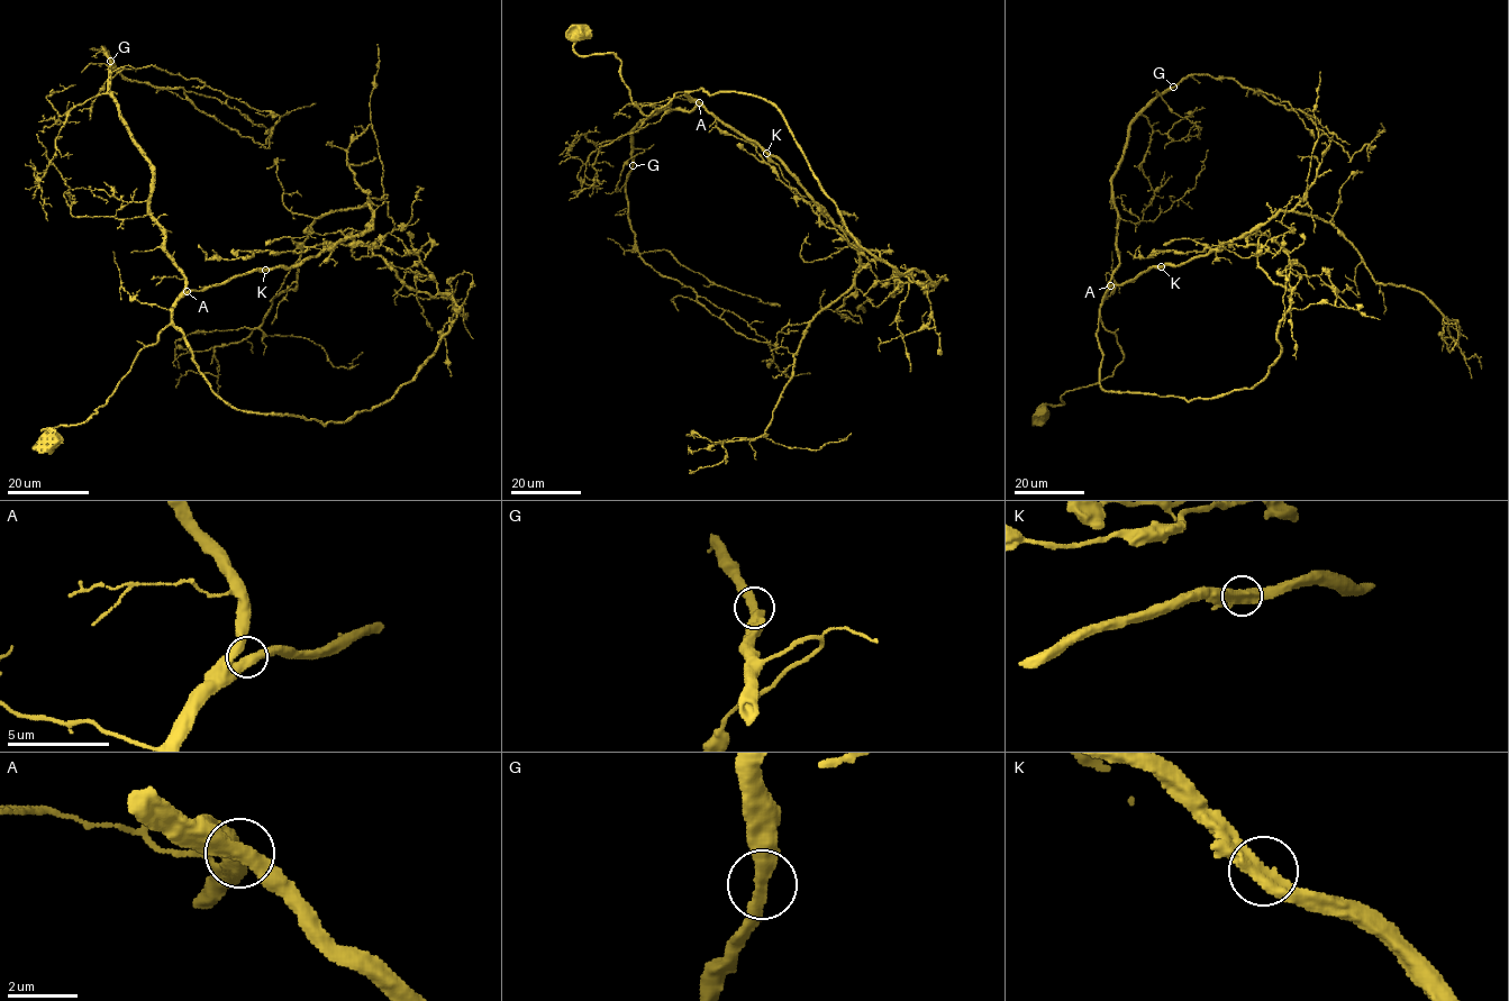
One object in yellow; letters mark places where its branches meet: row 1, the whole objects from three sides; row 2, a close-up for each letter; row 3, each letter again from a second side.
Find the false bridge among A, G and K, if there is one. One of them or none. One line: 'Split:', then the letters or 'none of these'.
Split: none of these

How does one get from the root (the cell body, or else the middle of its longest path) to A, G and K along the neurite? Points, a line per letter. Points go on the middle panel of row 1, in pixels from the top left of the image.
A: (579, 33), (573, 49), (580, 55), (612, 53), (633, 102), (646, 116), (678, 92), (699, 102)
G: (579, 33), (573, 49), (612, 53), (646, 116), (678, 92), (697, 102), (643, 119), (633, 166)
K: (579, 33), (573, 49), (580, 55), (612, 53), (633, 102), (646, 116), (683, 91), (766, 153)

